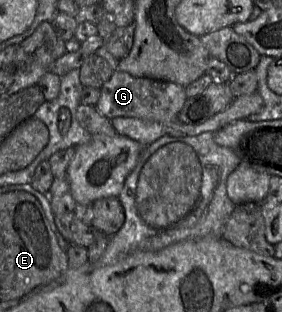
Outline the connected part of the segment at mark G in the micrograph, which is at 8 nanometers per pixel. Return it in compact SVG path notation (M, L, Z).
M115 70L110 79L100 88L100 97L95 108L110 121L116 117L138 118L162 124L167 135L182 136L178 113L187 100L185 87L178 84L146 77L134 77Z

